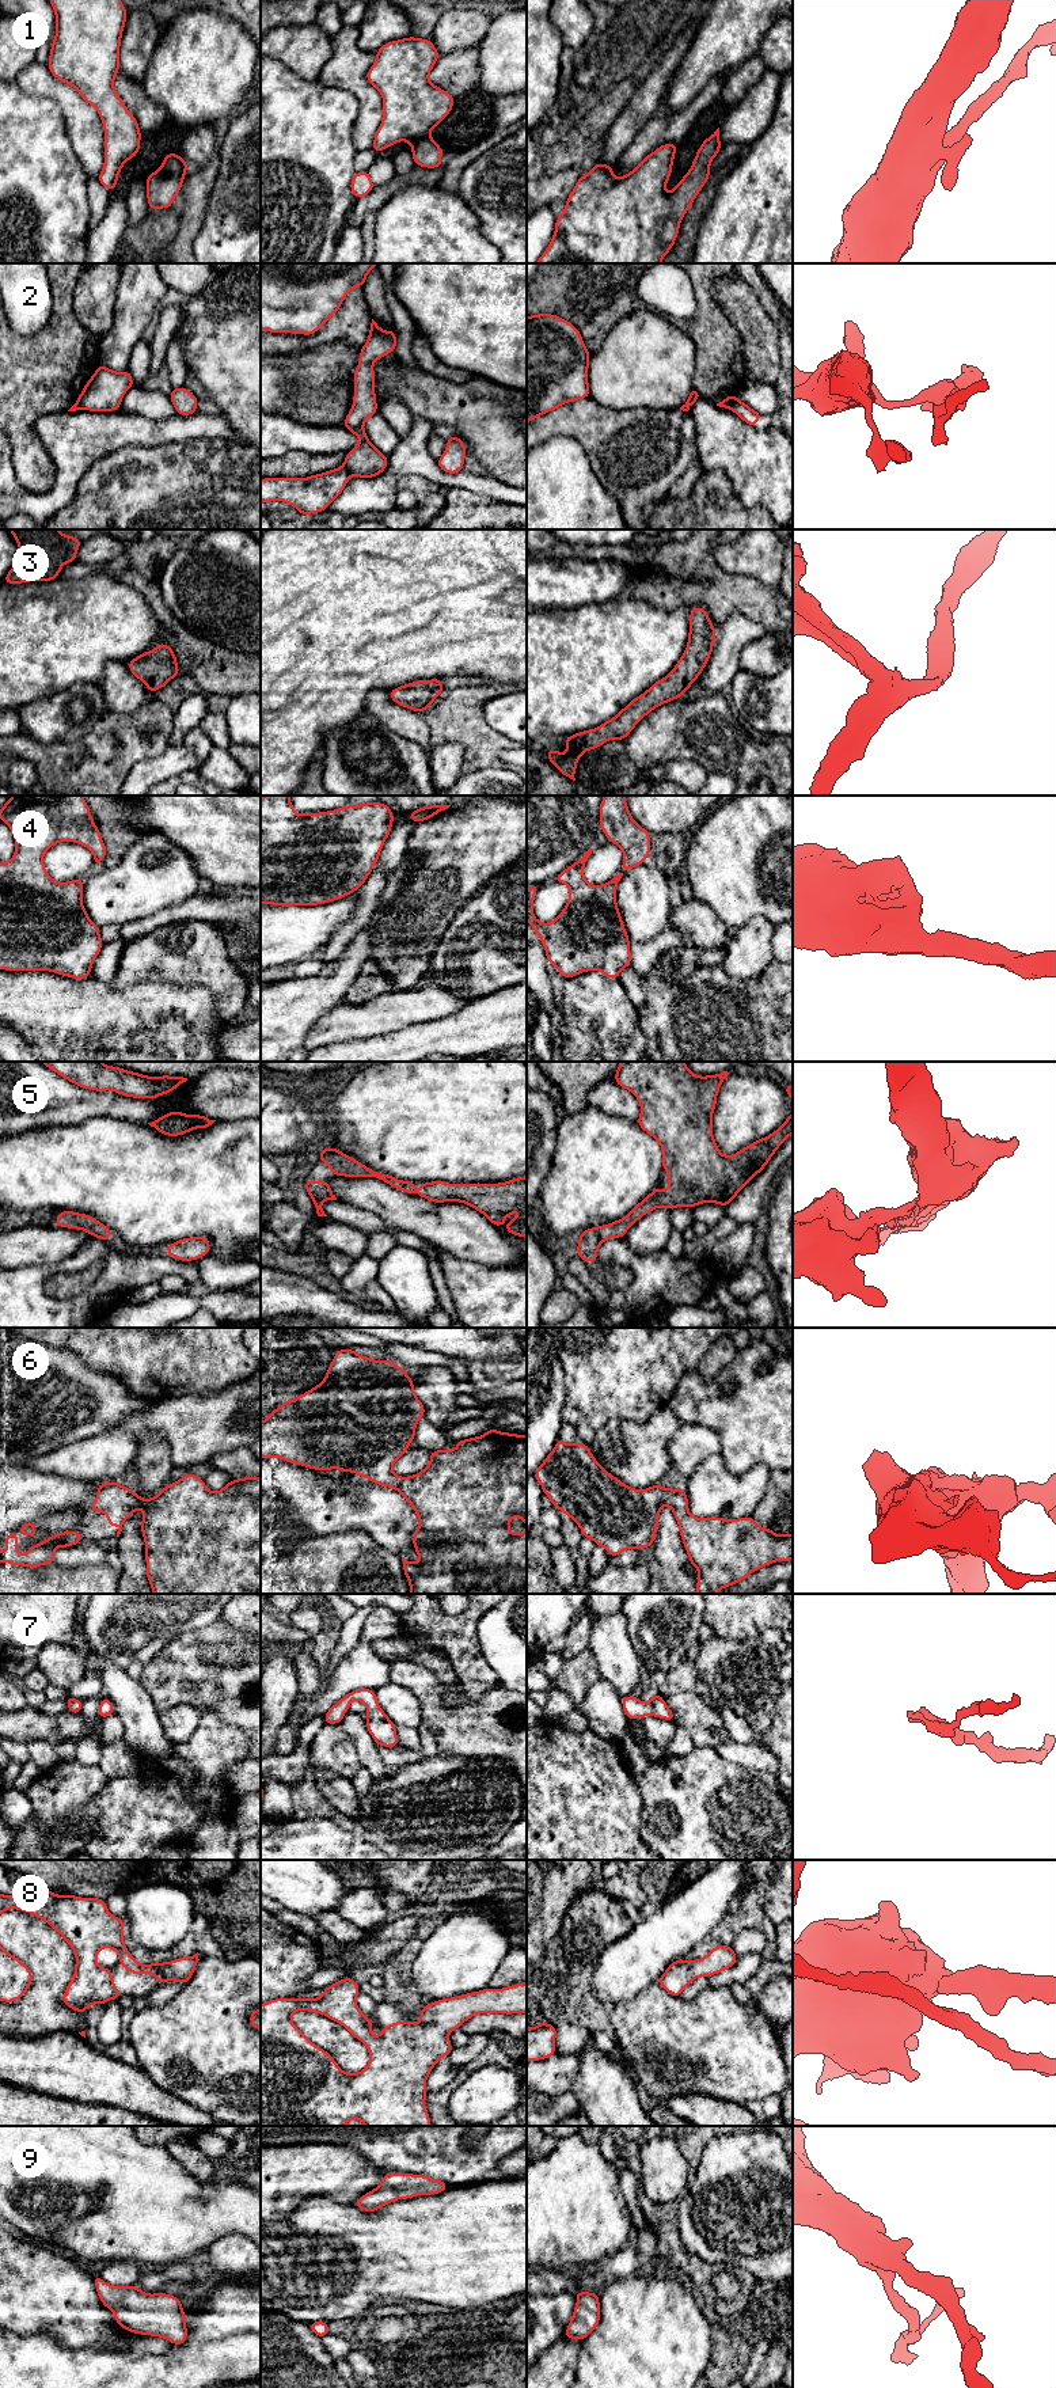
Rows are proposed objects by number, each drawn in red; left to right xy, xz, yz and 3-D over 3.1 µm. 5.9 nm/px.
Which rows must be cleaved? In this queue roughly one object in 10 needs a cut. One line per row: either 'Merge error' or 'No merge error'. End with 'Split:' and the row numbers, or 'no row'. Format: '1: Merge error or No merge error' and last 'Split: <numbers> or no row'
1: No merge error
2: Merge error
3: No merge error
4: No merge error
5: No merge error
6: No merge error
7: No merge error
8: No merge error
9: No merge error
Split: 2

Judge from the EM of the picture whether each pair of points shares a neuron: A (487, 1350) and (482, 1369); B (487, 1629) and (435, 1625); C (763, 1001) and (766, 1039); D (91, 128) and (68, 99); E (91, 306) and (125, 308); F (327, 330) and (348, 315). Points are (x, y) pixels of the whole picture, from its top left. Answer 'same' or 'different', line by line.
A: different
B: different
C: same
D: same
E: different
F: same

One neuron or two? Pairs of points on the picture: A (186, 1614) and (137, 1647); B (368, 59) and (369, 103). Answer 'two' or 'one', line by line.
A: one
B: one

